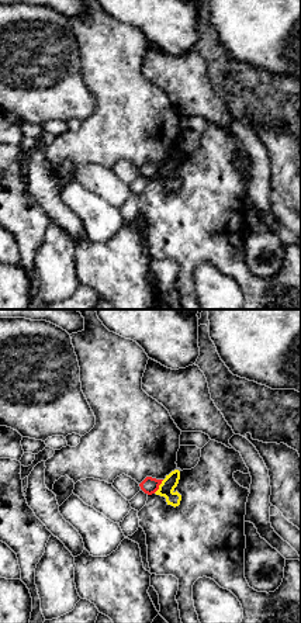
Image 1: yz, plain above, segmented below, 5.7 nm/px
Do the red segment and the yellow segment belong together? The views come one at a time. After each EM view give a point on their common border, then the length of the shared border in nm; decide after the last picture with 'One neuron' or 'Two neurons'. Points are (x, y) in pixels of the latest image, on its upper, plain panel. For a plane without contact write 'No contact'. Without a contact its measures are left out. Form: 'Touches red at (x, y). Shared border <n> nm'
Touches red at (158, 172). Shared border 100 nm

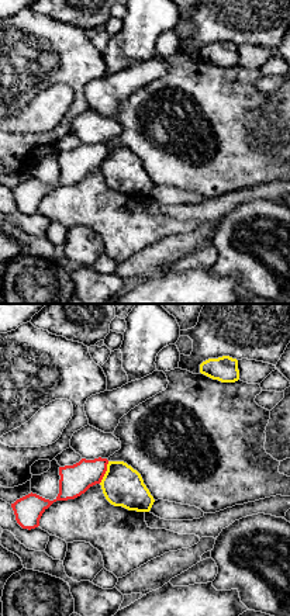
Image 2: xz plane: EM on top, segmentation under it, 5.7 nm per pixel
Touches red at (104, 158). Shared border 140 nm

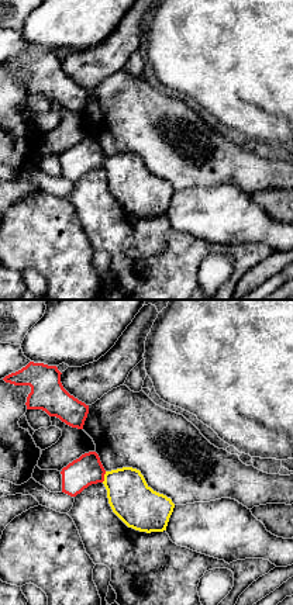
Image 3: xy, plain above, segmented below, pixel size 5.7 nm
Touches red at (103, 162). Shared border 70 nm

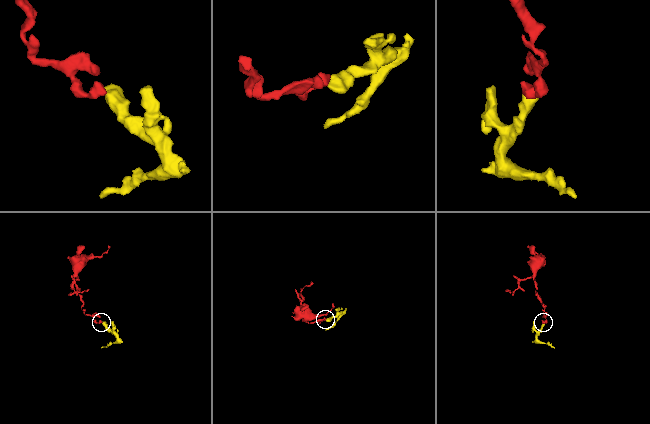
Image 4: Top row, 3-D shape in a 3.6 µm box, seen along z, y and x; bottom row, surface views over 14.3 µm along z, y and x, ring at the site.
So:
Two neurons

